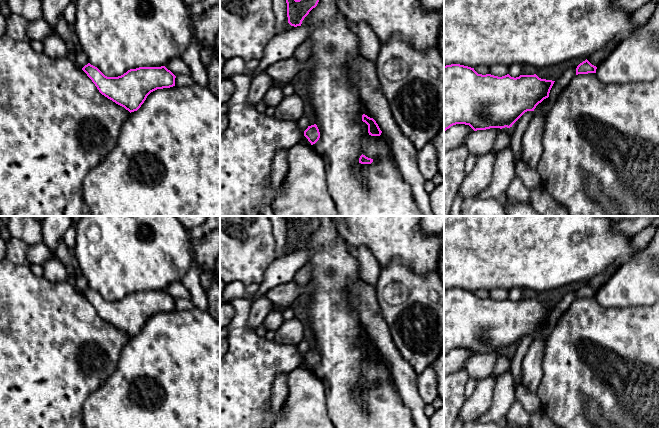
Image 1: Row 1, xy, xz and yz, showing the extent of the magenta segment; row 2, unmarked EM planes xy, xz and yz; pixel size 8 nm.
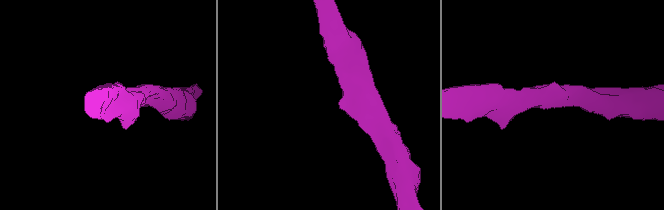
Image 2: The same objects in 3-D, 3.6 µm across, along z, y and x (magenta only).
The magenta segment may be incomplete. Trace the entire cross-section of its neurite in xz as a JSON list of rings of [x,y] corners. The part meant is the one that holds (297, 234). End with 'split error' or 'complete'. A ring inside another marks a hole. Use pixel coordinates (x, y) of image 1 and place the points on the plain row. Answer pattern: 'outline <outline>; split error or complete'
outline [[[284,216],[287,227],[288,247],[291,250],[301,250],[304,242],[315,232],[319,226],[316,218],[309,218],[305,222],[296,224],[290,216]]]; complete

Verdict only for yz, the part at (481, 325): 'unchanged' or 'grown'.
unchanged

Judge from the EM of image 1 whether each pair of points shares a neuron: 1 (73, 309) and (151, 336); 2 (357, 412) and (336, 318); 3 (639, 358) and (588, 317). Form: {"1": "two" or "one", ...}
{"1": "two", "2": "one", "3": "one"}

